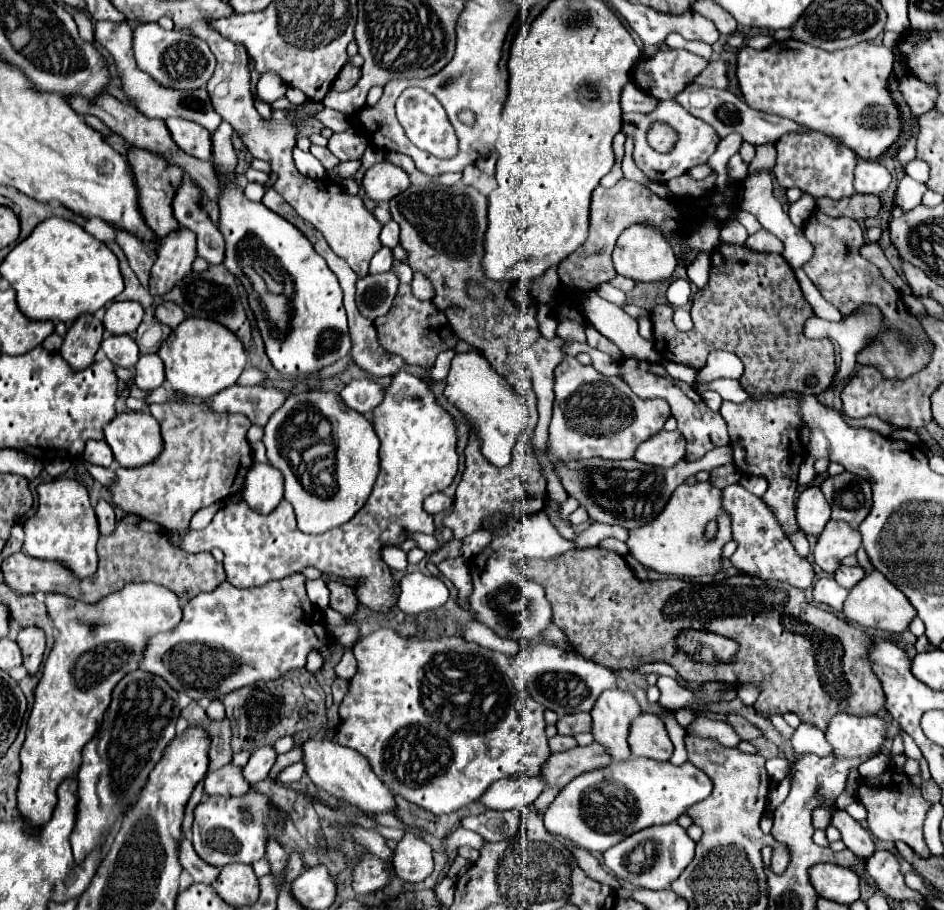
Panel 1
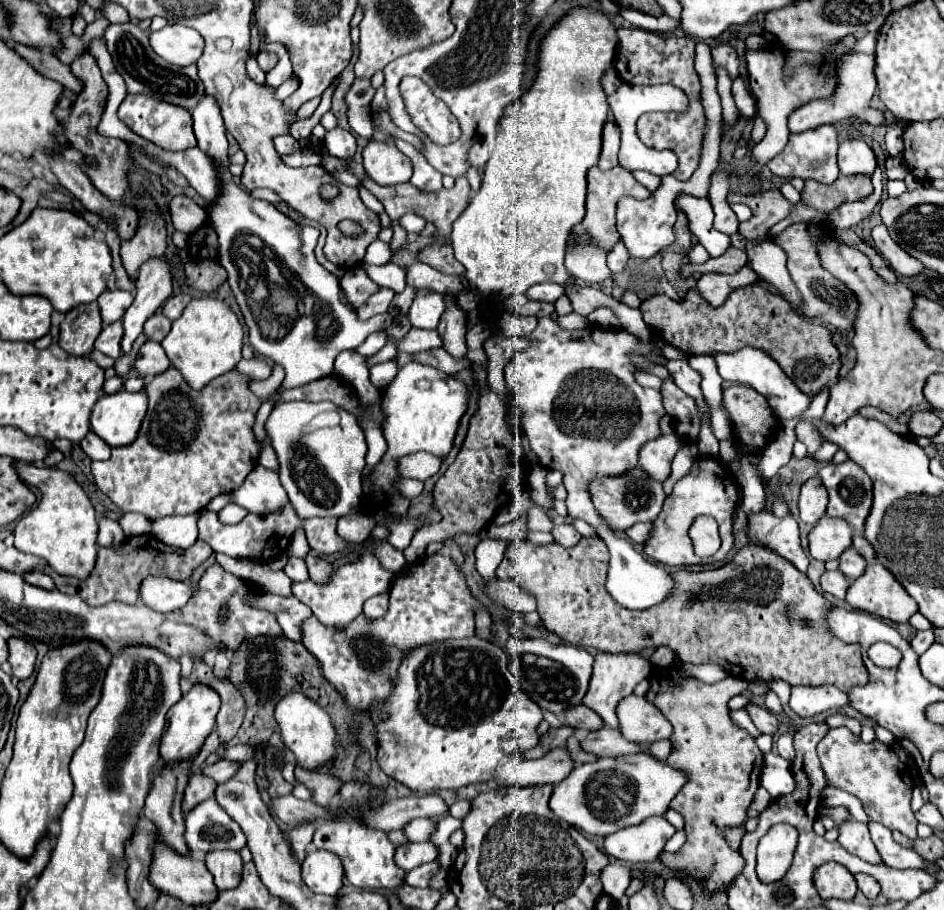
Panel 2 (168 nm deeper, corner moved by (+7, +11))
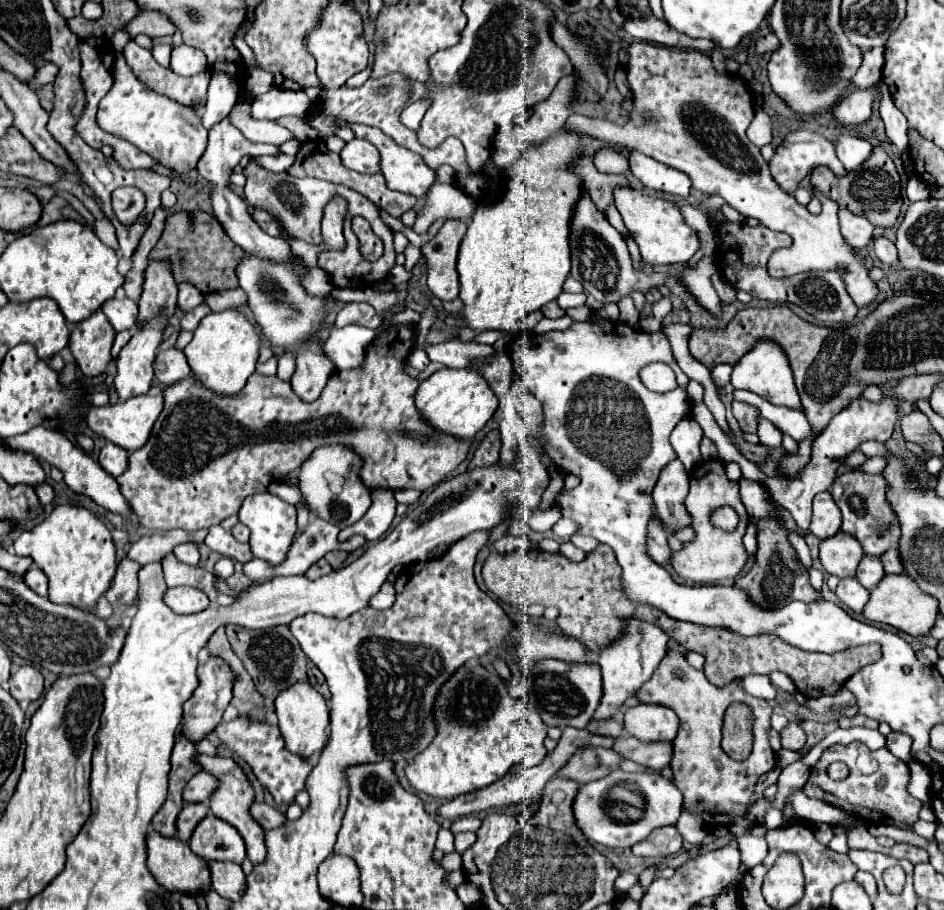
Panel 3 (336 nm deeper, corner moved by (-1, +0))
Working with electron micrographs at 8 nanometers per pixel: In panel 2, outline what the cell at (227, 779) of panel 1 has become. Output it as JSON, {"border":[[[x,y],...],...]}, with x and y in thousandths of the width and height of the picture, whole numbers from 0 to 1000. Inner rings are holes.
{"border":[[[209,848],[202,853],[198,866],[196,866],[196,879],[194,879],[194,890],[202,890],[207,888],[211,881],[226,877],[228,875],[228,866],[230,859],[224,857],[221,853],[215,853],[215,848]]]}

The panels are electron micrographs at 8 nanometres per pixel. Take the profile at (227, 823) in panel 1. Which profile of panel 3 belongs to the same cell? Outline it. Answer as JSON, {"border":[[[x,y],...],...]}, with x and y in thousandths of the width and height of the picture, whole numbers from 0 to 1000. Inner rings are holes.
{"border":[[[224,893],[207,909],[200,929],[202,935],[217,946],[255,948],[260,944],[260,929],[253,913]]]}

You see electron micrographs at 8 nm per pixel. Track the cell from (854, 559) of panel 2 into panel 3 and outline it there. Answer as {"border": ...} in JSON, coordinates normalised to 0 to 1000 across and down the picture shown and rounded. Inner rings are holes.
{"border":[[[914,612],[910,623],[908,623],[908,632],[910,641],[916,645],[916,647],[925,647],[935,634],[938,634],[938,627],[935,627],[935,619],[931,612]]]}

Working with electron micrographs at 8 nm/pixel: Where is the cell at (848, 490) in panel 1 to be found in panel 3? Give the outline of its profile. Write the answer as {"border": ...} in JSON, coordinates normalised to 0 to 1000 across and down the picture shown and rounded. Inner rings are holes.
{"border":[[[897,518],[889,522],[880,535],[880,544],[893,564],[893,584],[904,588],[918,610],[935,610],[940,603],[952,601],[952,570],[940,551],[940,526],[914,518]]]}

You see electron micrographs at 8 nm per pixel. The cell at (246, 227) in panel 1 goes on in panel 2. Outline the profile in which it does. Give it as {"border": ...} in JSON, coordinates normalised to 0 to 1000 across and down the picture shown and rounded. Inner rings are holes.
{"border":[[[217,105],[202,125],[204,125],[209,160],[215,163],[228,176],[228,180],[232,180],[232,220],[228,220],[228,224],[221,224],[219,237],[221,237],[221,246],[228,246],[228,253],[232,259],[232,288],[243,301],[240,310],[243,310],[243,314],[249,323],[249,330],[257,343],[260,356],[264,360],[266,380],[270,382],[272,389],[287,393],[291,400],[302,404],[300,426],[313,426],[313,424],[321,424],[332,418],[338,418],[353,407],[353,398],[359,387],[378,382],[393,365],[414,358],[416,348],[412,345],[399,345],[391,352],[380,352],[380,347],[372,338],[368,338],[365,334],[359,332],[357,305],[349,297],[344,297],[334,284],[334,268],[336,268],[338,253],[313,246],[308,240],[304,240],[300,233],[296,233],[287,222],[268,218],[266,211],[262,211],[260,207],[255,207],[247,200],[247,193],[243,189],[245,178],[240,171],[240,147],[238,147],[236,130],[234,130],[228,108]],[[276,268],[281,273],[287,273],[304,290],[306,297],[315,299],[321,314],[334,327],[332,345],[317,347],[313,354],[302,358],[304,365],[298,365],[298,358],[296,358],[296,360],[291,360],[291,367],[281,367],[279,360],[270,354],[266,338],[262,334],[260,321],[253,314],[255,303],[253,303],[247,281],[257,281],[257,277],[276,277],[276,275],[272,275],[272,273],[276,273]]]}

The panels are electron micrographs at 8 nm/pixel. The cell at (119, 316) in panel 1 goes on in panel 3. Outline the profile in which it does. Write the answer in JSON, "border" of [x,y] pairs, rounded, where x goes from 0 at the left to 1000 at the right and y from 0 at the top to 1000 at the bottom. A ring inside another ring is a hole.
{"border":[[[115,329],[109,333],[109,344],[113,346],[115,355],[120,357],[122,364],[132,364],[141,362],[145,357],[145,333],[141,329]]]}

